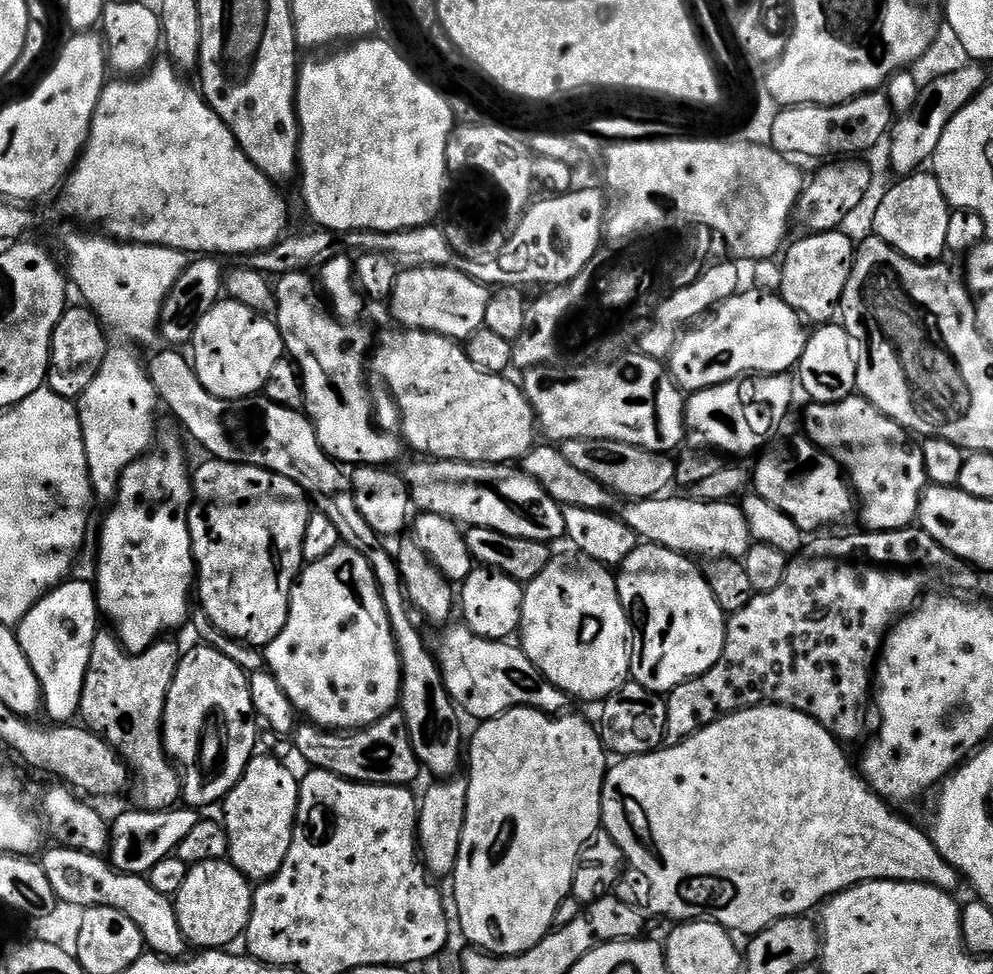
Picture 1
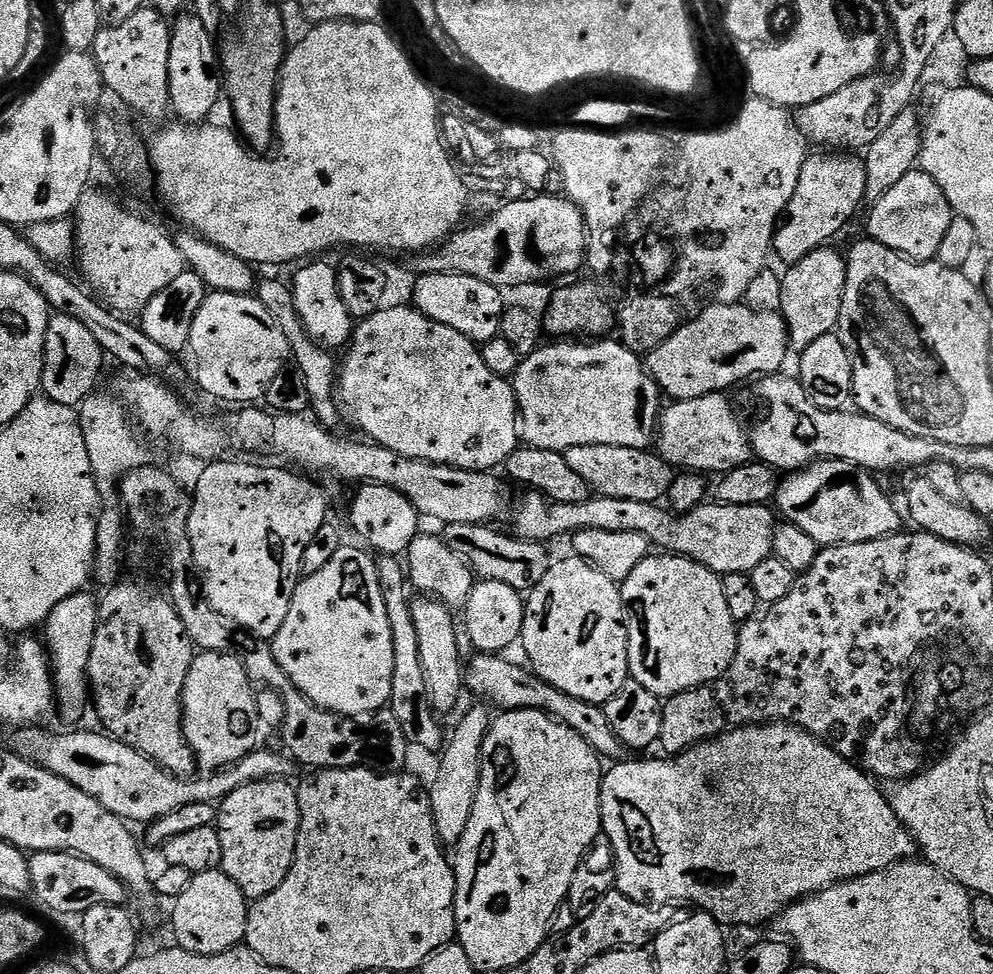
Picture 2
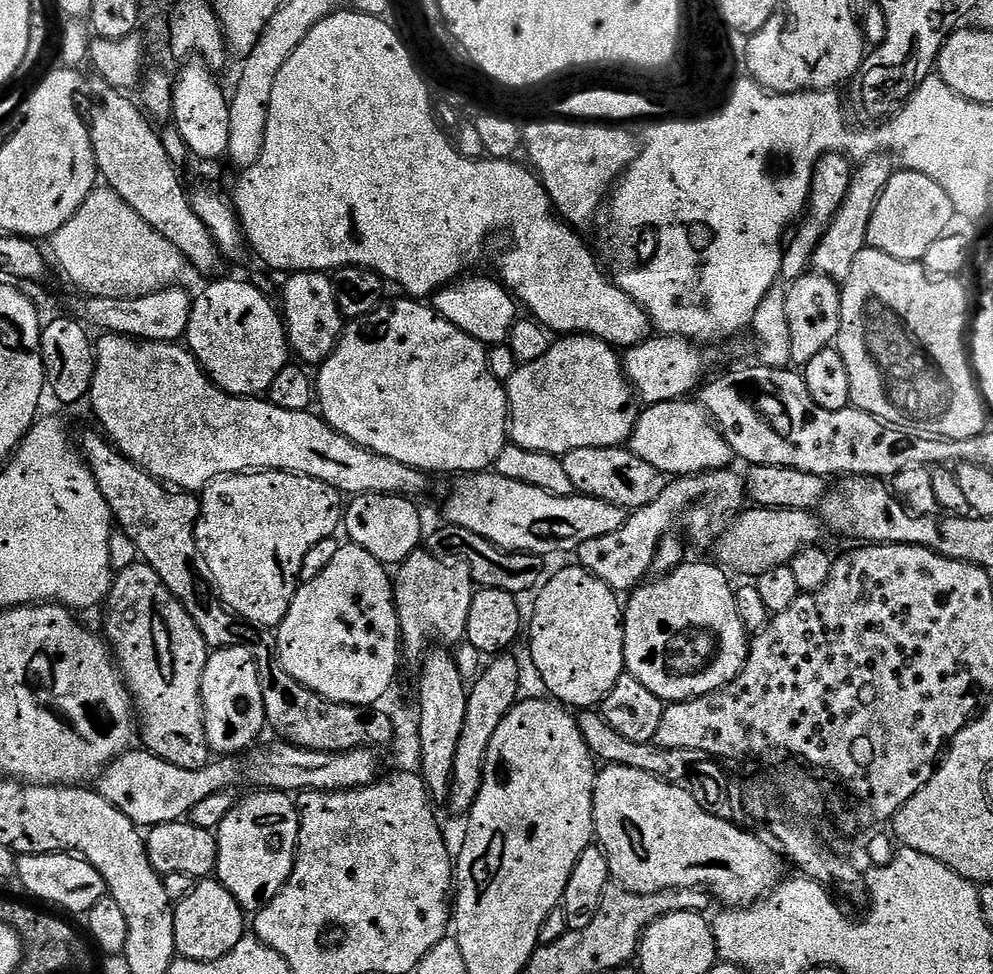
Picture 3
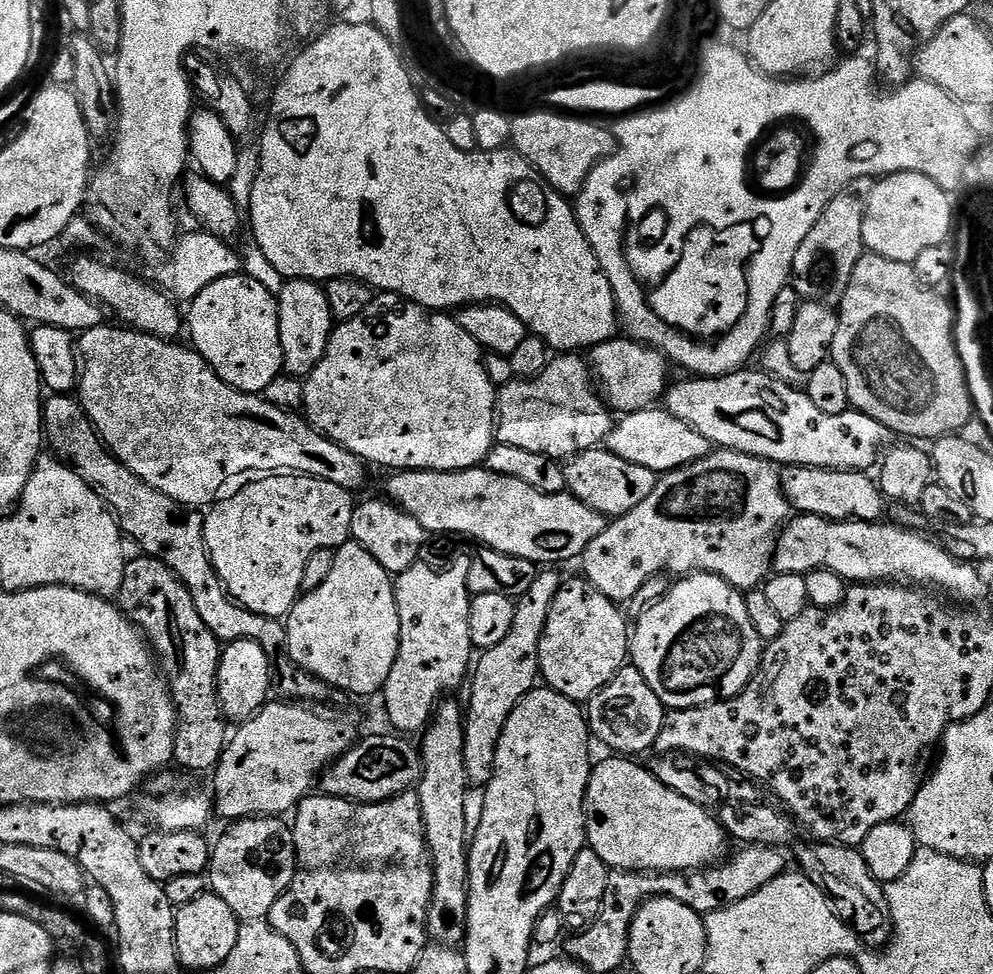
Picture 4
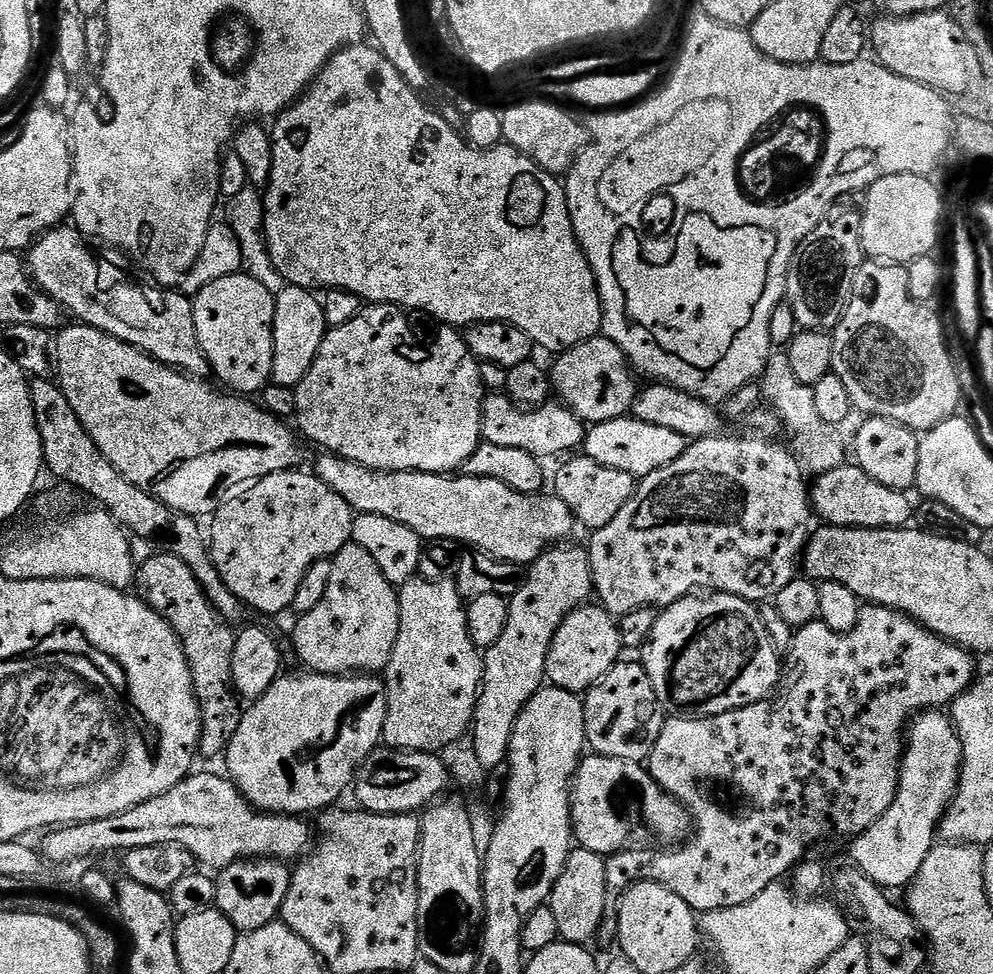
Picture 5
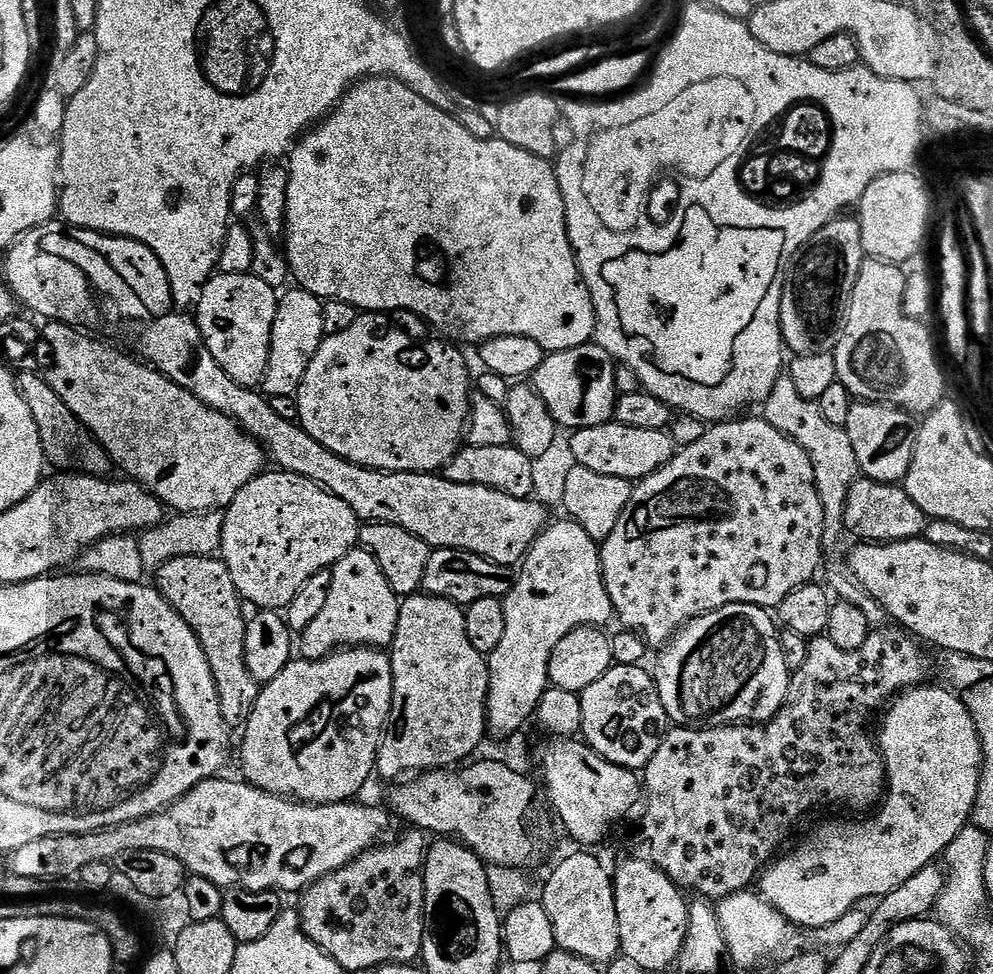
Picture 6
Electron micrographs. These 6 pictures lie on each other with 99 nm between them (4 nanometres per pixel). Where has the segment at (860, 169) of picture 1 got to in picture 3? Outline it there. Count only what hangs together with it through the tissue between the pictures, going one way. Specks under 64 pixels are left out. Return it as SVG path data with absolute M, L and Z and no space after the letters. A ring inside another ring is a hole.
M828 153L820 157L815 166L811 180L811 194L808 195L806 215L793 231L793 238L783 249L780 277L785 283L791 283L803 276L809 269L813 252L816 249L824 229L828 227L834 214L845 200L846 191L852 181L853 167L851 161L843 153Z

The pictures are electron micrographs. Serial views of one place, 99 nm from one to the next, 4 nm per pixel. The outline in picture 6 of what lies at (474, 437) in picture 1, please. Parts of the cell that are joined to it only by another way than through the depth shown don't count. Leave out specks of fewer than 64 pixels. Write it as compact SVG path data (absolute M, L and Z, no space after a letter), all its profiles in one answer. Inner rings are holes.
M378 312L357 315L354 326L349 326L341 332L333 332L325 335L323 342L318 346L306 374L301 378L296 391L296 405L298 406L299 425L314 438L314 442L322 442L326 450L338 454L355 464L361 464L363 468L377 468L379 472L427 472L436 474L450 463L453 456L460 451L462 441L466 436L468 423L468 410L470 407L470 376L468 380L468 364L455 343L445 342L443 339L424 340L419 344L412 336L407 336L400 328L391 324L387 315Z

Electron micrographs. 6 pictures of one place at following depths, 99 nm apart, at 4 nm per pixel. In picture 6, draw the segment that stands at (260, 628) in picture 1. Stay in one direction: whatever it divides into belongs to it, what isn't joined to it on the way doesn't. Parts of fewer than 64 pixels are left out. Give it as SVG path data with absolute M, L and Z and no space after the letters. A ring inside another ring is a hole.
M268 470L242 486L234 502L228 504L218 556L226 562L241 601L257 604L255 607L260 610L284 610L294 594L302 590L306 578L314 578L314 574L331 569L351 548L357 547L361 527L360 517L342 502L342 498L298 474Z

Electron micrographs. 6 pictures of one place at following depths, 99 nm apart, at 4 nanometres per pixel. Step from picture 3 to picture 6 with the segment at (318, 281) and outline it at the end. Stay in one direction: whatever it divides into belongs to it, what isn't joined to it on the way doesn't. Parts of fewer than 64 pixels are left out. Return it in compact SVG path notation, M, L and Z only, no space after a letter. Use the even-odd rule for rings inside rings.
M293 287L293 292L288 292L279 297L276 306L276 317L272 327L272 341L270 342L270 354L268 355L268 369L264 375L262 392L265 397L295 396L301 378L306 374L318 346L325 338L324 331L324 305L320 297L313 292L305 292L303 288Z

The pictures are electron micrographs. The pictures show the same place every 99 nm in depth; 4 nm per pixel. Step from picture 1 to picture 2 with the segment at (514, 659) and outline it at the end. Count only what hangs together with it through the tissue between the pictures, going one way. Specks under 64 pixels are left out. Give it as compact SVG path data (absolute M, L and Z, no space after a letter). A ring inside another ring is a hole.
M476 654L473 657L472 661L467 661L464 682L467 691L469 693L472 691L485 705L496 710L536 708L539 712L547 712L549 716L577 732L596 751L597 756L601 758L609 756L609 761L612 762L625 759L624 743L620 741L618 734L614 734L614 726L610 726L610 718L606 718L601 705L570 698L570 694L550 686L541 676L529 671L523 663L520 665L512 660L504 660L508 658L503 655Z

